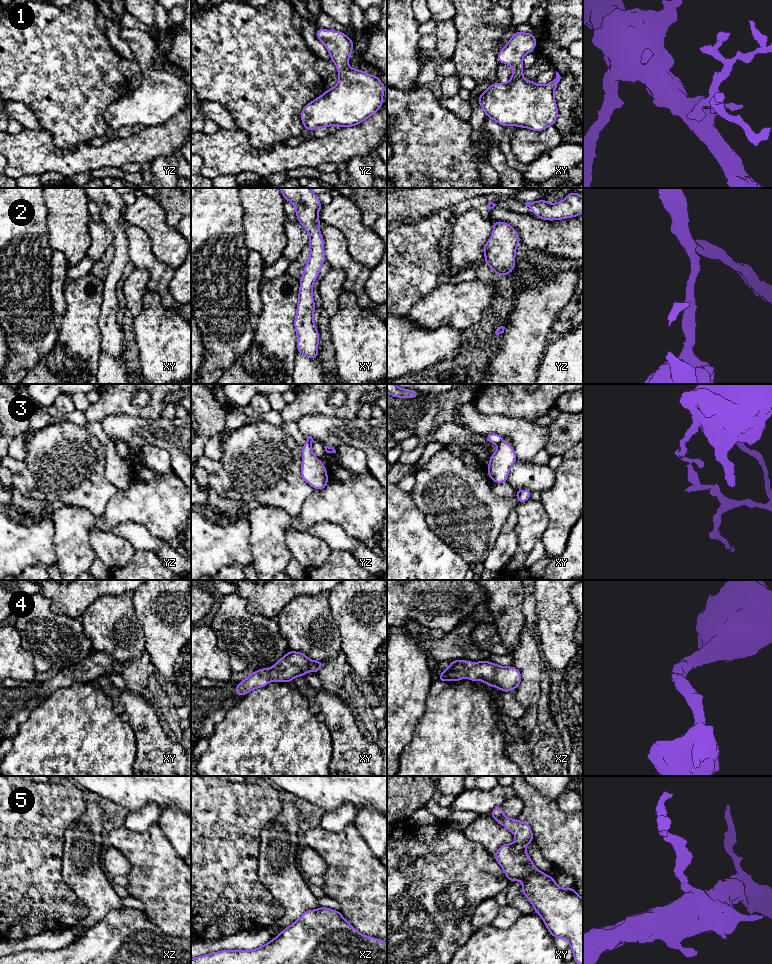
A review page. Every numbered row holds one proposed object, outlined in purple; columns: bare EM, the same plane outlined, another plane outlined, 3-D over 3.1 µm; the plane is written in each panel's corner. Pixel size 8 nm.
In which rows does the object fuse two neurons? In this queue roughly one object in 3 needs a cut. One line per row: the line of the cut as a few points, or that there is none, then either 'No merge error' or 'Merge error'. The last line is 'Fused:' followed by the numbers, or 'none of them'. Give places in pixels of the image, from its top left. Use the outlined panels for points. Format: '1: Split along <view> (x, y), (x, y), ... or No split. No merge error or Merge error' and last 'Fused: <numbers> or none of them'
1: No split. No merge error
2: No split. No merge error
3: Split along xy (502, 440), (497, 444). Merge error
4: No split. No merge error
5: No split. No merge error
Fused: 3

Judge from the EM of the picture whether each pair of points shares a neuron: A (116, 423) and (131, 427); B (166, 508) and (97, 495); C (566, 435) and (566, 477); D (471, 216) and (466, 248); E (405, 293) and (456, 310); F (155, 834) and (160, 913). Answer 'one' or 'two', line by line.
A: one
B: two
C: two
D: one
E: two
F: one

